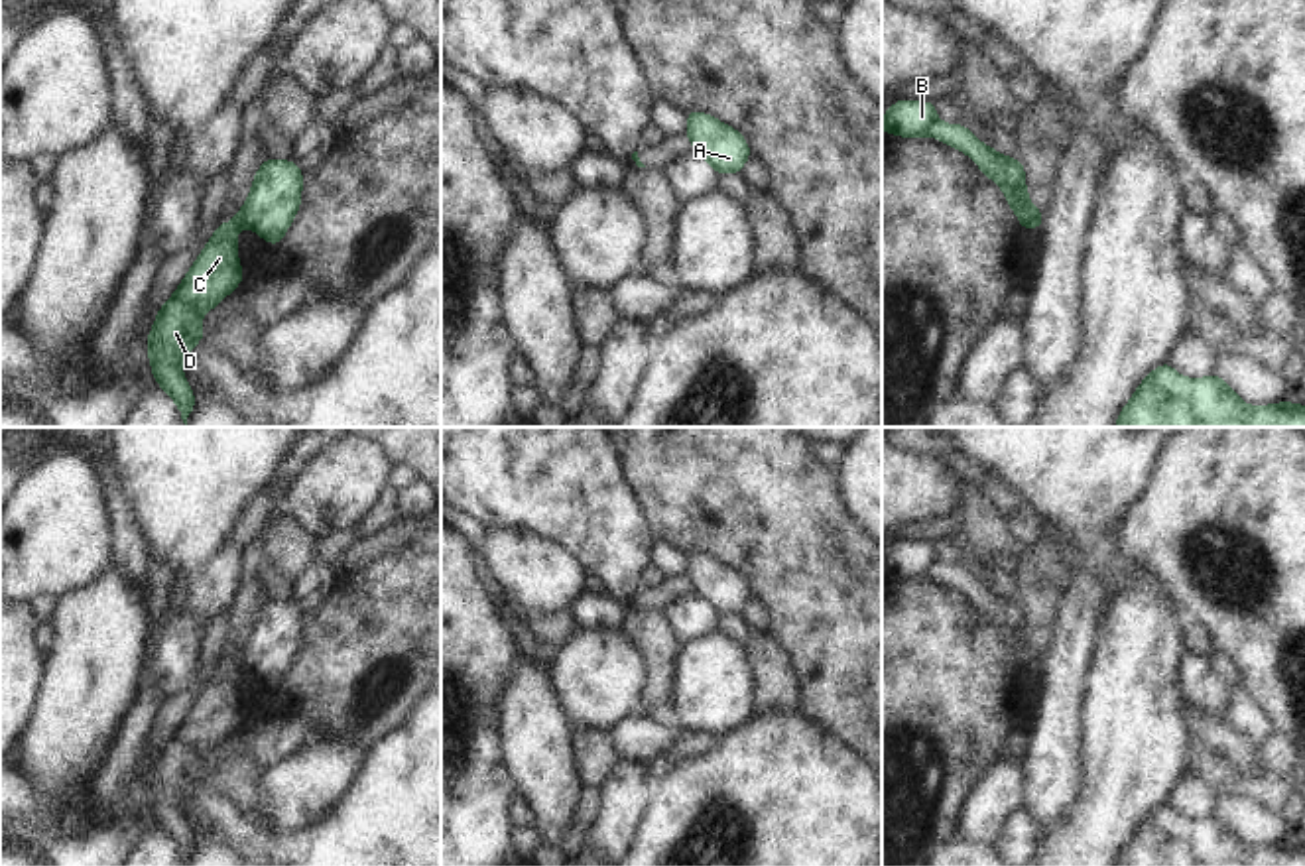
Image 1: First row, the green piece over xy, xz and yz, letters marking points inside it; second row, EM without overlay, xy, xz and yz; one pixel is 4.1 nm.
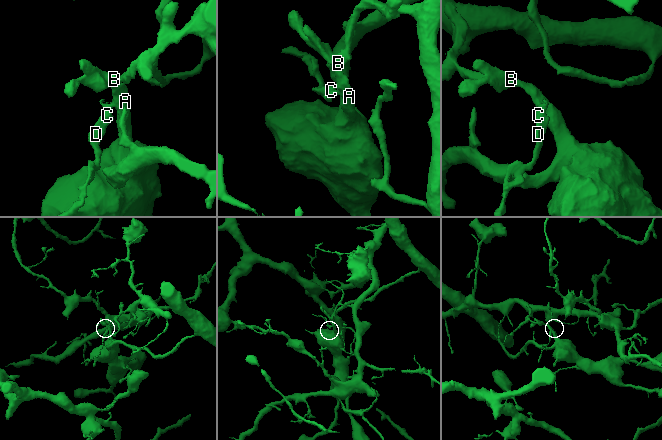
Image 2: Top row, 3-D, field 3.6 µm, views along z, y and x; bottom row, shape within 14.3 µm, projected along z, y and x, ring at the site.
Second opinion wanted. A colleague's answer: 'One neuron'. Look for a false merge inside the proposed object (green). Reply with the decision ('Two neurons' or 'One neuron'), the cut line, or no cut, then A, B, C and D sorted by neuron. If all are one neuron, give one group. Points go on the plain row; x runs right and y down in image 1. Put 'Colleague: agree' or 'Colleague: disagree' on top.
Colleague: disagree
Two neurons. Split along xy (239, 652), (243, 668). Groups: A B / C D.

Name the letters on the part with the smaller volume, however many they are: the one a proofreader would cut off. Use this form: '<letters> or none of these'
C, D

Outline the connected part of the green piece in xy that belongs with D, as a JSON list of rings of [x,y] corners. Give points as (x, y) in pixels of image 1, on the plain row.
[[[240,651],[230,663],[220,663],[215,669],[183,722],[157,752],[146,777],[152,817],[175,842],[185,866],[195,850],[195,833],[187,825],[181,801],[207,779],[201,758],[218,748],[244,720],[236,689],[240,669]]]

